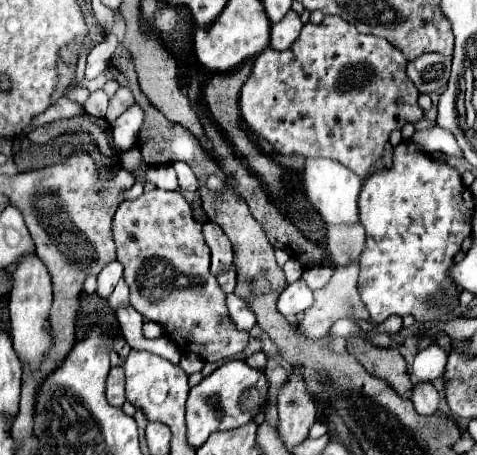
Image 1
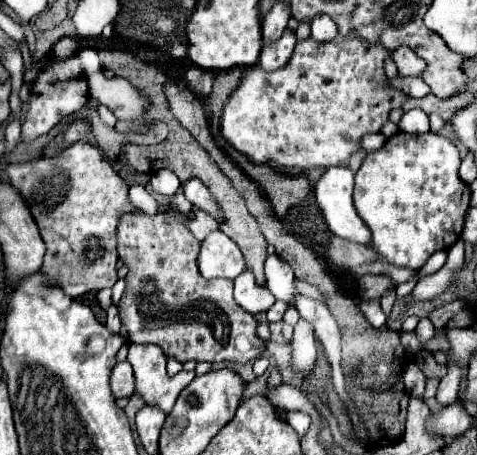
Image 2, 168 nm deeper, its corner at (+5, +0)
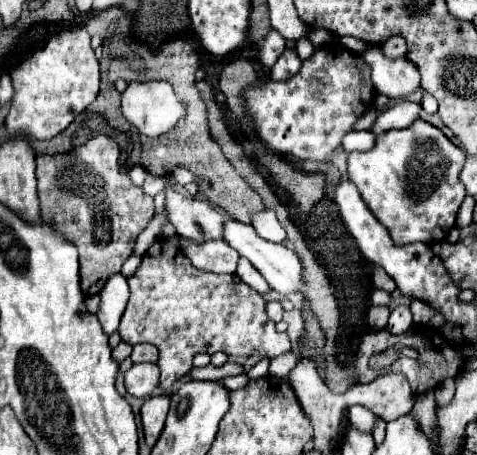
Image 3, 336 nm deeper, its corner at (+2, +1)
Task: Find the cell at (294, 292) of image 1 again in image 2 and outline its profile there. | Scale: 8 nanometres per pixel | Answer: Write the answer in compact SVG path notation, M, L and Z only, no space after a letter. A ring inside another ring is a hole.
M275 301L275 303L271 305L271 309L267 311L267 319L269 319L271 323L281 321L283 315L285 315L285 311L287 311L291 305L293 305L293 303L287 303L287 301Z

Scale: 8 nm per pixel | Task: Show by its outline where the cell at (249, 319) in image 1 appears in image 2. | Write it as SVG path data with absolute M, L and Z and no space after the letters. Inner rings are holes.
M243 271L235 279L235 301L243 307L243 311L255 315L267 311L275 303L275 297L271 295L269 289L257 287L255 277L249 271Z

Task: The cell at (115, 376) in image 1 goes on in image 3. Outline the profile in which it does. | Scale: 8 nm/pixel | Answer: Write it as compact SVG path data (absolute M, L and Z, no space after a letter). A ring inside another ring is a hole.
M134 364L126 374L124 374L124 384L126 390L132 396L150 396L152 390L158 386L160 380L160 368L158 364Z

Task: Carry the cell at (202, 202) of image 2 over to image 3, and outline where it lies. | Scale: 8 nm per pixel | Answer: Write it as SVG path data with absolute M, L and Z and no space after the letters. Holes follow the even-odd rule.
M228 218L226 220L226 226L224 226L224 240L240 254L240 256L246 256L254 266L256 270L268 280L270 288L278 290L280 294L290 294L290 292L300 292L302 294L302 264L298 260L298 256L284 248L282 244L272 244L272 242L266 242L262 240L254 228L250 224L242 224L234 218Z

